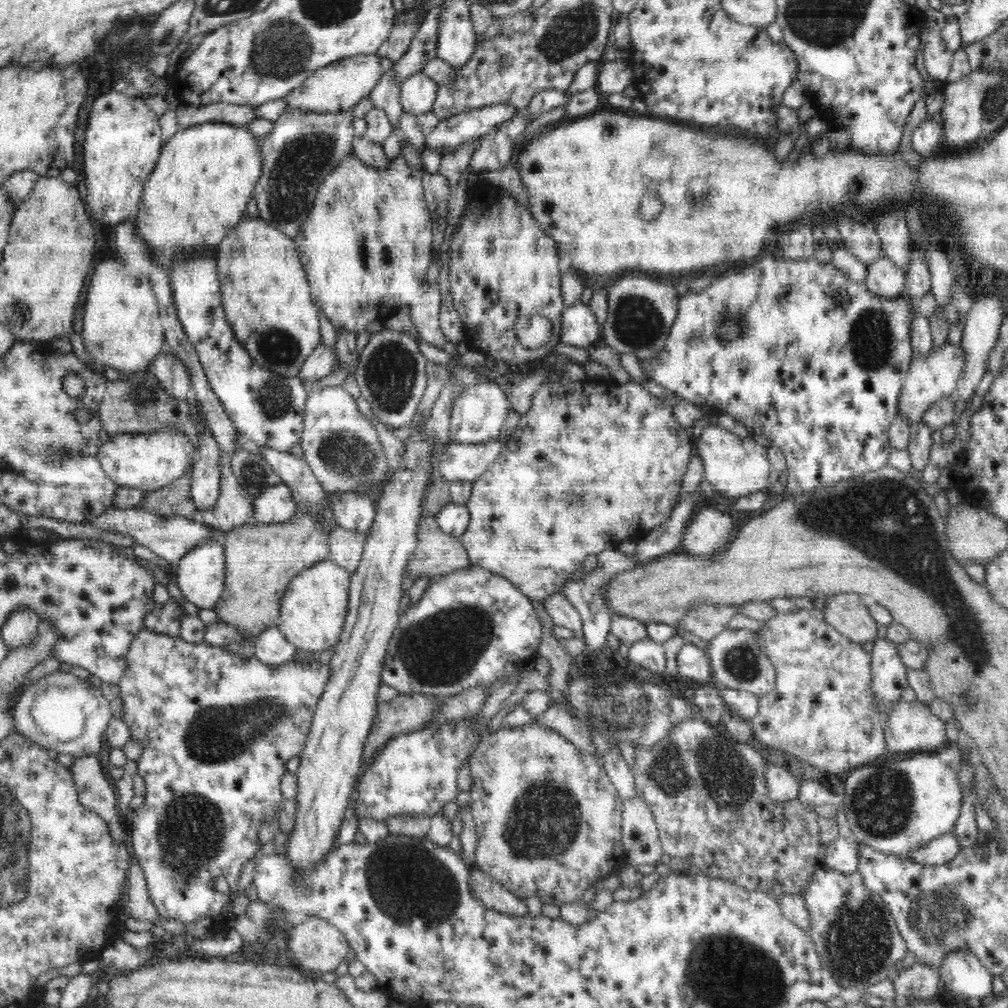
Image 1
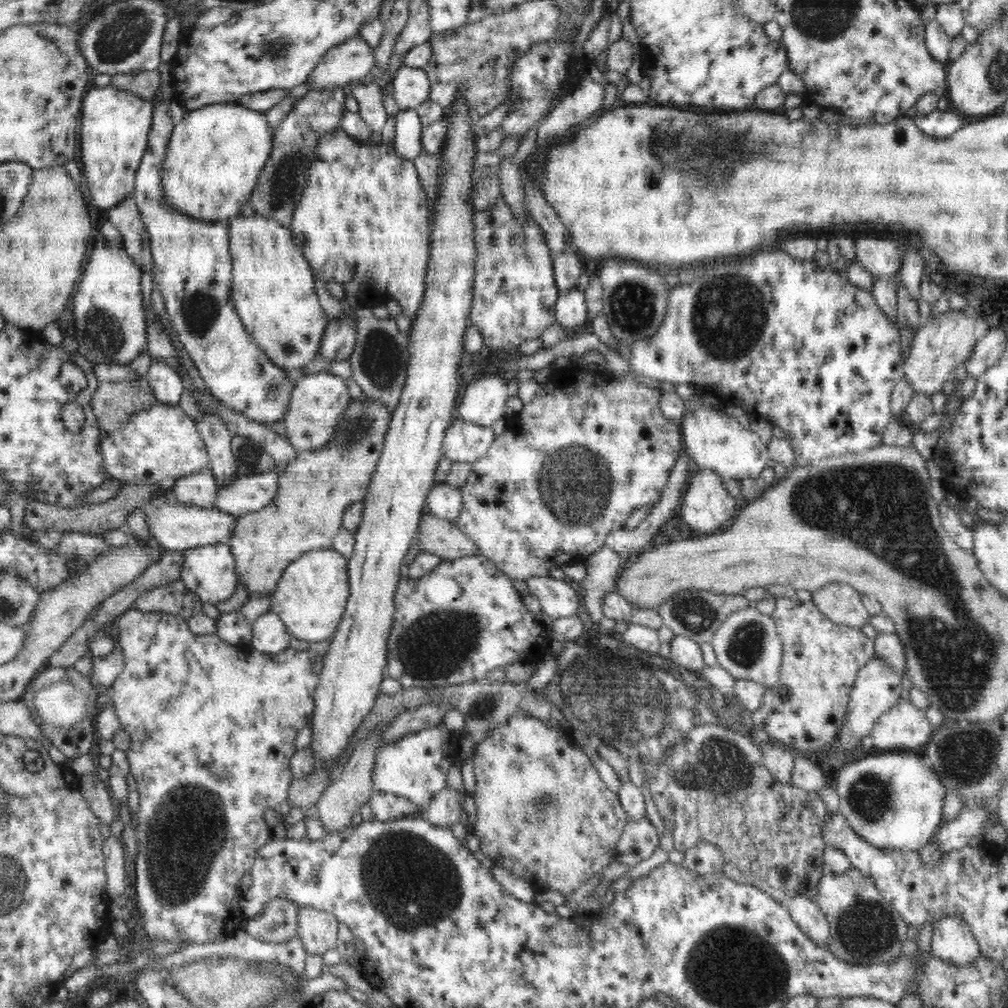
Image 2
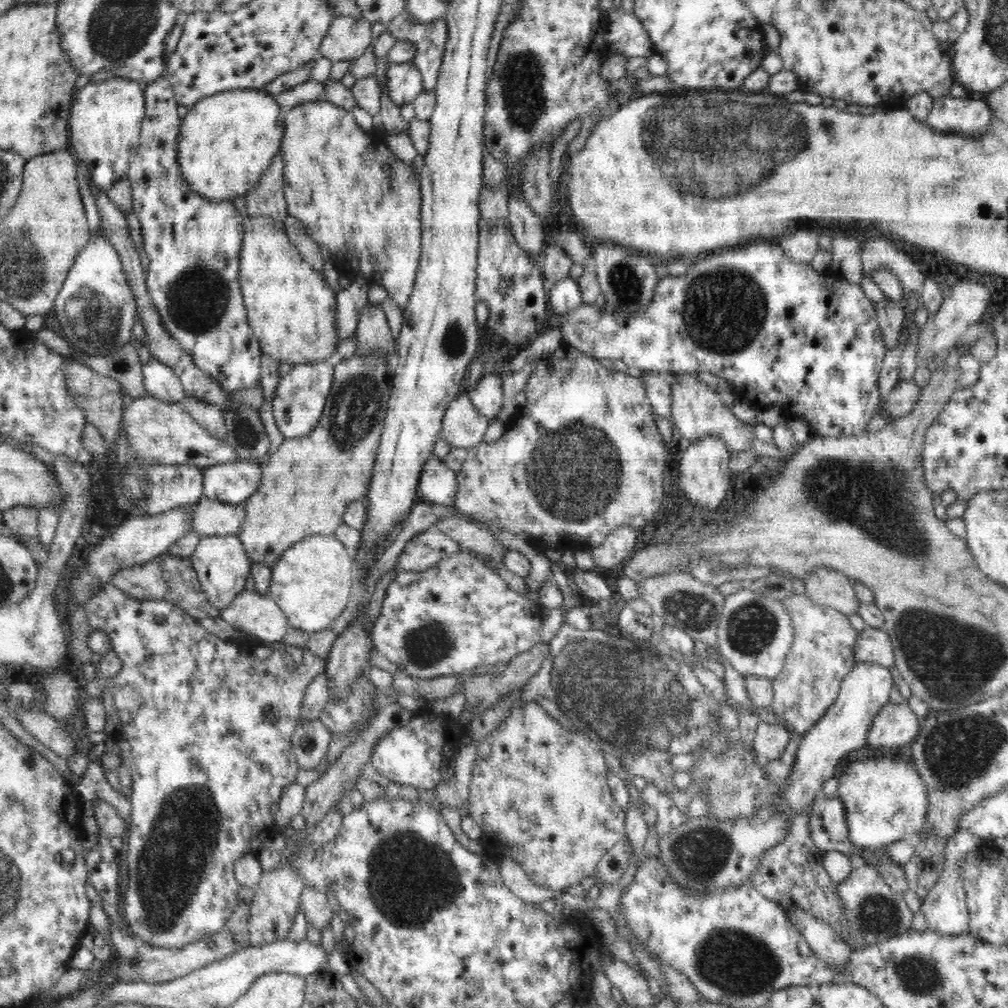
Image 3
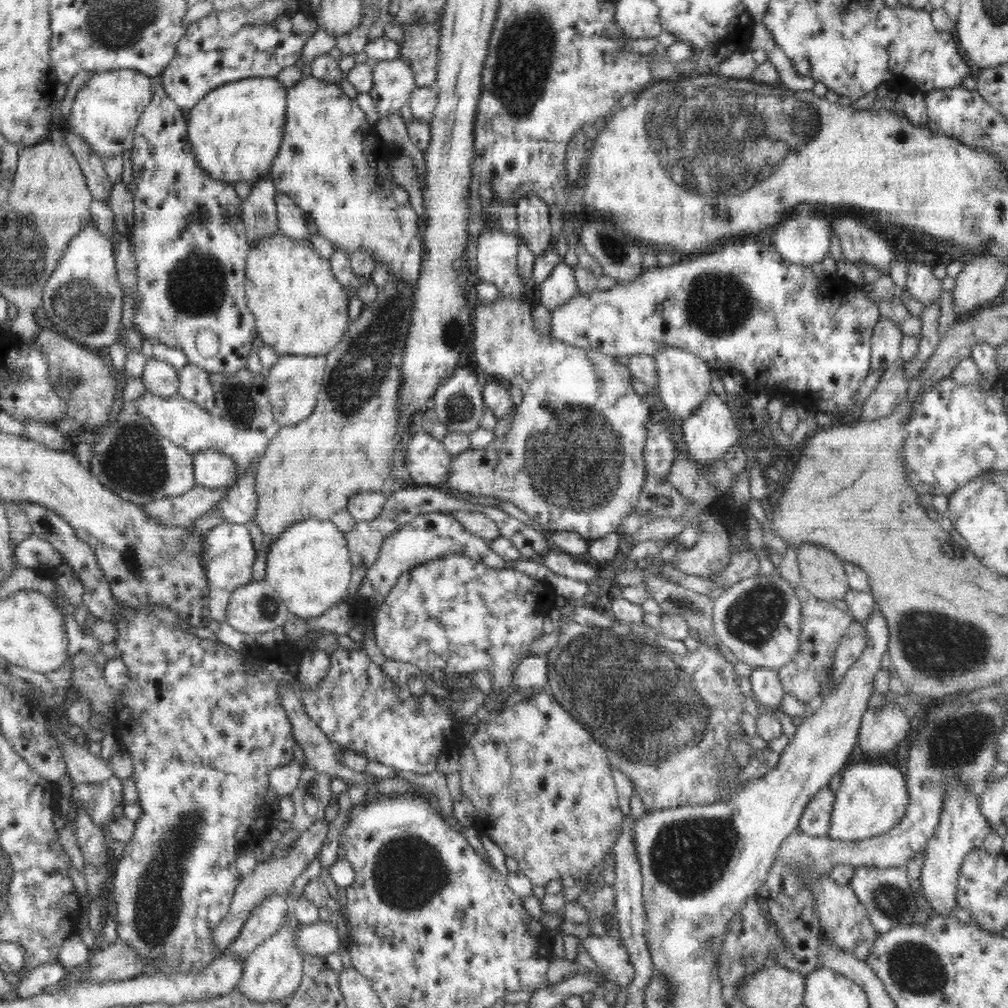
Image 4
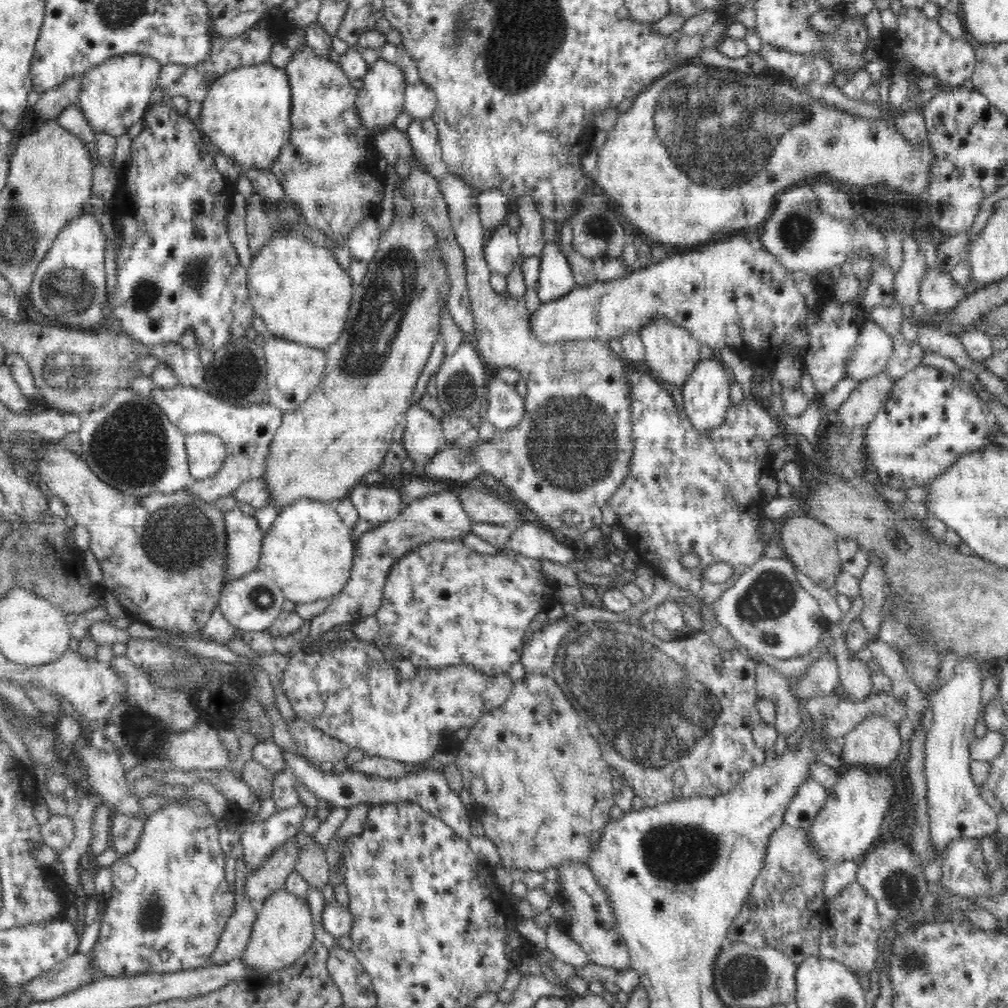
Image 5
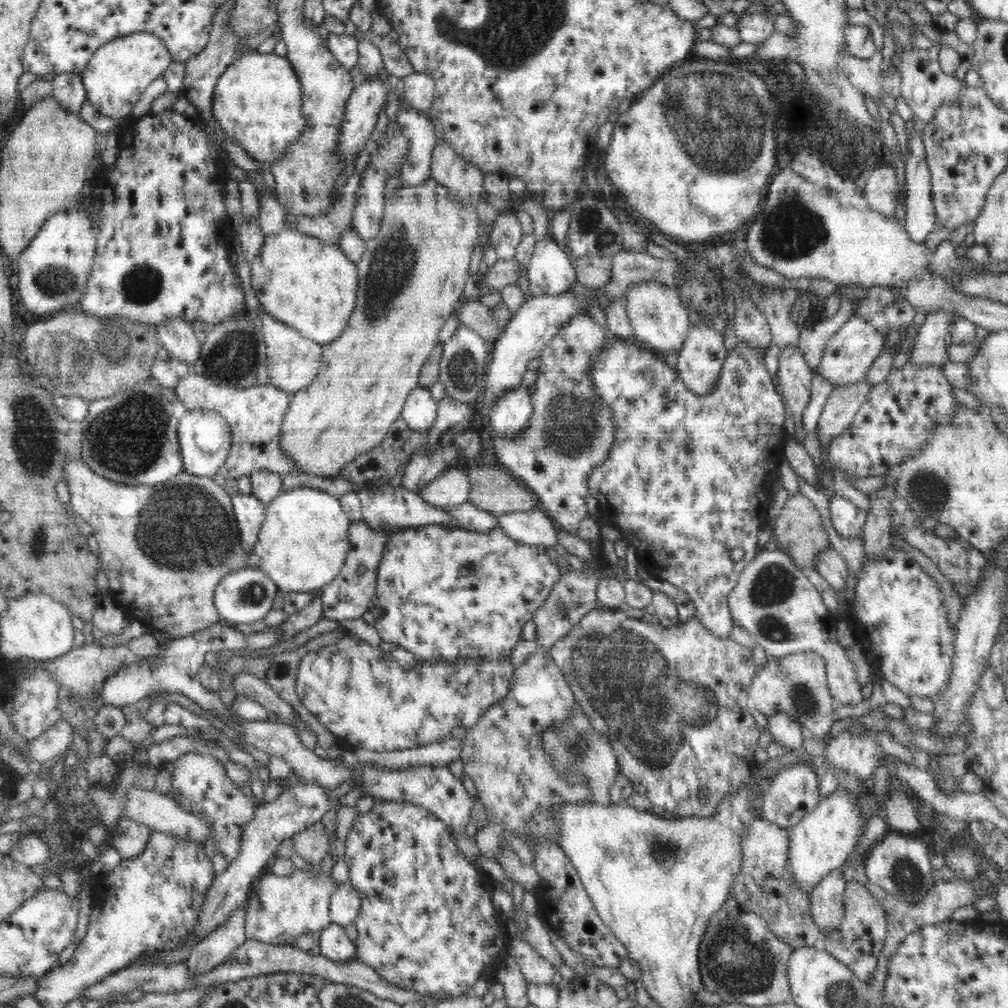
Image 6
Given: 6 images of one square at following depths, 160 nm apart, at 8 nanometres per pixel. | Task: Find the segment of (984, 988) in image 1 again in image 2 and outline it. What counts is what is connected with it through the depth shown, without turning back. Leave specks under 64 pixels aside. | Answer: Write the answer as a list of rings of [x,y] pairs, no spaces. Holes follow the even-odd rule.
[[[956,913],[942,915],[933,924],[930,935],[930,950],[942,961],[963,967],[981,955],[980,945],[970,932],[968,923]]]

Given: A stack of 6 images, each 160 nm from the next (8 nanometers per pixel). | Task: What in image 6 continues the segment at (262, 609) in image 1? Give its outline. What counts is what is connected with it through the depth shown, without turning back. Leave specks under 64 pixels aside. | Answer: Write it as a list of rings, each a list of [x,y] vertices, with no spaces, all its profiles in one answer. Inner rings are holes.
[[[428,178],[422,182],[420,186],[408,186],[391,188],[385,196],[384,216],[380,221],[380,228],[375,238],[368,239],[365,242],[366,250],[364,256],[360,258],[360,262],[356,264],[358,269],[358,290],[356,292],[356,304],[348,320],[346,330],[338,335],[331,343],[323,345],[322,356],[320,356],[320,368],[316,373],[308,388],[304,388],[302,392],[296,392],[290,400],[284,416],[282,430],[280,430],[280,445],[284,449],[284,453],[288,457],[292,457],[292,461],[296,463],[299,472],[307,474],[316,474],[322,478],[335,478],[337,472],[351,460],[354,460],[358,454],[371,451],[378,446],[384,437],[388,434],[391,424],[401,416],[406,398],[410,396],[410,392],[416,388],[418,384],[418,376],[420,376],[420,368],[427,361],[427,357],[438,341],[438,332],[448,317],[454,312],[457,303],[461,300],[462,290],[466,286],[468,273],[470,272],[470,262],[476,247],[478,238],[478,228],[480,228],[480,218],[476,213],[474,205],[460,205],[452,193],[448,193],[449,189],[440,185],[435,178]]]

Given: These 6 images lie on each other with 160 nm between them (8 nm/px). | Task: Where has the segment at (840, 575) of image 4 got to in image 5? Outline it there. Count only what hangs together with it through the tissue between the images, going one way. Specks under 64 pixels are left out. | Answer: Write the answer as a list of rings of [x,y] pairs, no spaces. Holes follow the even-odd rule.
[[[802,512],[799,516],[786,518],[780,530],[780,540],[785,556],[790,559],[799,572],[805,574],[822,589],[834,588],[835,576],[841,568],[841,558],[837,538],[832,528],[820,523],[812,515]]]

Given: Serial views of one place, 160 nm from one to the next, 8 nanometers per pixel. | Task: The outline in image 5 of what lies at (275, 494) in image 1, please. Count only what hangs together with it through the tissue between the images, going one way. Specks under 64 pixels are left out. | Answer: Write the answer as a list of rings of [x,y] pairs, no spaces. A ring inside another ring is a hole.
[[[199,432],[185,436],[185,447],[189,460],[189,471],[195,480],[214,476],[227,457],[226,445],[220,436],[210,432]]]

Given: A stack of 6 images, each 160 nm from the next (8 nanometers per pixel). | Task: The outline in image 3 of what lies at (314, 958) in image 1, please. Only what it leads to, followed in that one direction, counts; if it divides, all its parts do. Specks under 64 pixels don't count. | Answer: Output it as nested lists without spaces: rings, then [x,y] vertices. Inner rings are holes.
[[[309,886],[301,892],[299,900],[299,906],[304,911],[306,922],[320,929],[320,932],[322,932],[322,928],[325,926],[330,928],[333,915],[332,907],[330,907],[326,895],[324,891]]]

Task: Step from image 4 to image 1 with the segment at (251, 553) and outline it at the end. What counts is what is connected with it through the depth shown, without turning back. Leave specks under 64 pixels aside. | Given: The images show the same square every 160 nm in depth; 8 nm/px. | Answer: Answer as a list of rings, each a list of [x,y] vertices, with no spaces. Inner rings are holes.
[[[217,536],[196,545],[176,563],[176,582],[188,602],[200,609],[214,609],[221,600],[225,589],[225,552],[223,543]]]

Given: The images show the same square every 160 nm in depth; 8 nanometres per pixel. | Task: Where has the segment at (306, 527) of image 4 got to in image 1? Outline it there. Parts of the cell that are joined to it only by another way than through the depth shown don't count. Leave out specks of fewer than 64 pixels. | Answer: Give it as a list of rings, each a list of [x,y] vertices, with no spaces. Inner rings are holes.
[[[329,558],[321,560],[293,576],[280,602],[279,630],[294,647],[306,652],[324,652],[338,644],[346,624],[351,574]]]

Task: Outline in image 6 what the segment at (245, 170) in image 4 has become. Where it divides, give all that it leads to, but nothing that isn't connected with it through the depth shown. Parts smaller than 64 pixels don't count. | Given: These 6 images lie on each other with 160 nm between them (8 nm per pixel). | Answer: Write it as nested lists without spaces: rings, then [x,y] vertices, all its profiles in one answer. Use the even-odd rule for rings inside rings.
[[[245,53],[237,56],[217,80],[213,114],[219,126],[256,162],[269,164],[283,158],[292,144],[307,130],[303,114],[302,85],[288,57],[276,53]]]

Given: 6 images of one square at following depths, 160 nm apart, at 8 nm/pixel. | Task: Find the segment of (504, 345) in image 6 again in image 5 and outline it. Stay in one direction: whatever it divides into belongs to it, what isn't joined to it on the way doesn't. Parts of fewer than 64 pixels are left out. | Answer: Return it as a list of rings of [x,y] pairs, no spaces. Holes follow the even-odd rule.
[[[736,236],[732,240],[724,240],[718,243],[711,243],[708,248],[704,250],[698,250],[698,252],[688,252],[688,254],[668,254],[662,262],[648,265],[646,268],[638,268],[634,270],[632,274],[624,278],[612,281],[594,281],[587,287],[576,286],[567,295],[560,297],[556,300],[551,300],[545,303],[540,303],[538,309],[531,313],[530,319],[530,330],[531,336],[538,342],[558,343],[563,340],[586,340],[586,339],[600,339],[604,340],[605,343],[610,342],[612,338],[620,338],[625,336],[626,331],[634,331],[639,334],[639,330],[652,319],[655,319],[656,315],[662,315],[666,319],[672,321],[674,325],[680,325],[684,327],[684,330],[688,331],[688,334],[692,335],[698,344],[706,343],[713,352],[718,354],[719,350],[722,350],[725,346],[733,346],[736,351],[739,351],[744,358],[750,360],[753,366],[766,366],[769,363],[773,364],[786,347],[790,347],[798,357],[800,361],[804,363],[805,370],[810,373],[812,382],[817,391],[818,396],[826,394],[828,390],[836,388],[836,385],[846,376],[845,368],[848,361],[851,359],[851,350],[855,345],[855,340],[859,331],[860,326],[864,322],[864,318],[858,318],[855,306],[850,306],[850,302],[838,303],[833,299],[834,290],[830,287],[818,288],[817,281],[815,280],[814,273],[808,271],[796,270],[796,272],[790,272],[786,270],[778,258],[768,253],[766,249],[762,248],[758,244],[758,248],[752,246],[752,242],[748,238],[742,238],[742,236]]]

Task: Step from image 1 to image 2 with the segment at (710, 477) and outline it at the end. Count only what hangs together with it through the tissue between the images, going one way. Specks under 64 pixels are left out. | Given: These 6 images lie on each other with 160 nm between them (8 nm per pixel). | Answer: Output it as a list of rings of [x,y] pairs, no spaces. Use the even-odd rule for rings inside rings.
[[[704,404],[692,411],[686,409],[679,423],[684,452],[691,456],[697,468],[710,469],[720,475],[722,480],[756,478],[771,465],[766,442],[762,442],[758,433],[742,426],[736,417],[730,417],[726,408],[713,408],[710,404]]]

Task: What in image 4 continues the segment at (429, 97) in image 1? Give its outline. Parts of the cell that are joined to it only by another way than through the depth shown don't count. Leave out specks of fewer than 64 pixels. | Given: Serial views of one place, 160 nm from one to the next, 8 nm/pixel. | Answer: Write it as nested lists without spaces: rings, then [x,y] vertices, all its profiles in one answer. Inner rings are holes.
[[[400,59],[374,62],[372,67],[373,85],[369,95],[378,114],[382,117],[401,111],[417,87],[412,67]]]

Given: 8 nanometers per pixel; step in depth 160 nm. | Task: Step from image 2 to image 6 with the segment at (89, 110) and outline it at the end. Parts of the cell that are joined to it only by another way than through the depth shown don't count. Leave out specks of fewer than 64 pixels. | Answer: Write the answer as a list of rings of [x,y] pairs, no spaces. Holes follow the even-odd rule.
[[[131,32],[117,36],[97,48],[80,72],[87,99],[99,112],[115,120],[121,122],[130,119],[140,94],[154,79],[161,77],[162,72],[166,72],[172,60],[164,41],[152,32]]]

